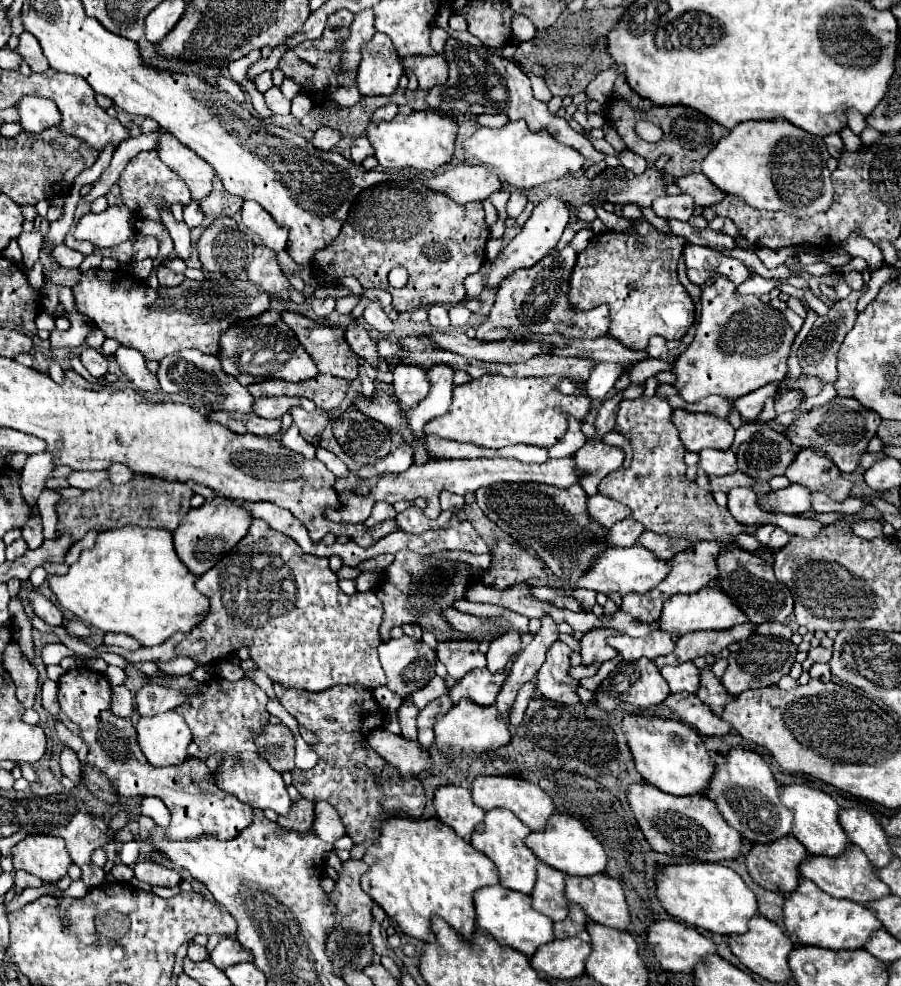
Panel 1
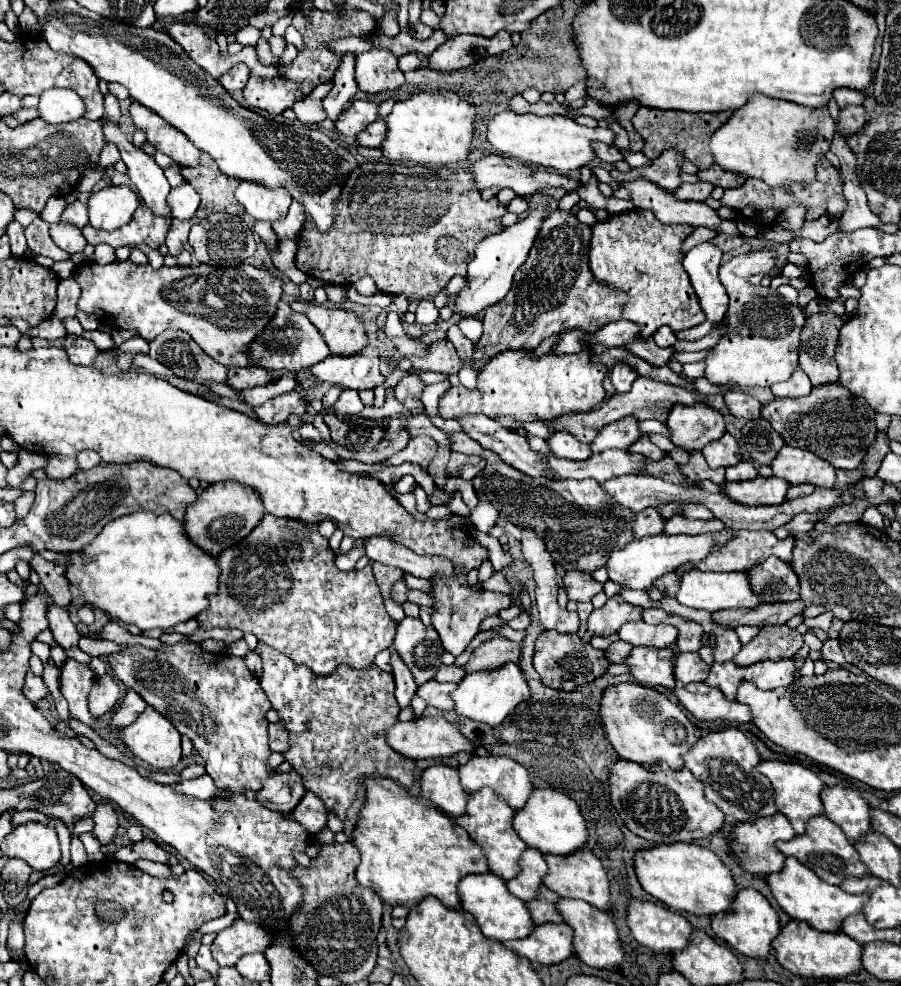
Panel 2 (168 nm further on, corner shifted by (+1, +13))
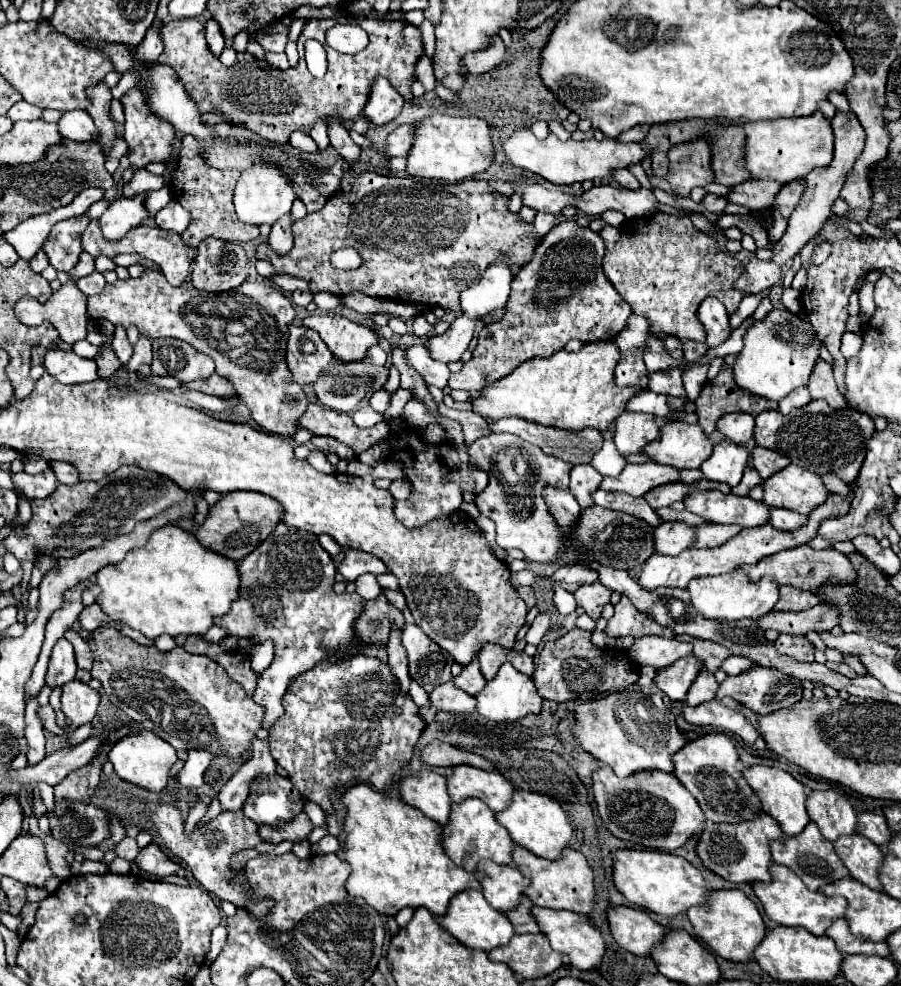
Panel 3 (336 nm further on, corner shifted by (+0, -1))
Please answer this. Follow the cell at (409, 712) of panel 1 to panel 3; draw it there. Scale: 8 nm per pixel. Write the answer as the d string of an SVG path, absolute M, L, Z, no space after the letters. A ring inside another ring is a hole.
M394 624L392 626L392 632L390 632L390 638L388 638L388 664L394 672L394 676L398 678L398 684L400 684L400 690L402 692L408 692L408 684L410 684L410 674L408 674L408 658L406 658L406 650L402 646L402 632L400 628Z

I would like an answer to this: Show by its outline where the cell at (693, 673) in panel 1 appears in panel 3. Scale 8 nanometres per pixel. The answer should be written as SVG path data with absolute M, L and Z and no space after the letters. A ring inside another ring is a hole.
M702 670L686 694L686 704L698 706L702 702L710 702L710 700L714 700L716 690L718 690L718 682L716 682L714 674L708 670Z

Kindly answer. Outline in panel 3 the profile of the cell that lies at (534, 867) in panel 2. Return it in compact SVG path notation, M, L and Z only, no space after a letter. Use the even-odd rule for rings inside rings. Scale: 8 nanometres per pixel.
M478 862L476 878L482 884L482 894L488 904L500 912L516 908L528 884L514 866L500 866L496 862Z

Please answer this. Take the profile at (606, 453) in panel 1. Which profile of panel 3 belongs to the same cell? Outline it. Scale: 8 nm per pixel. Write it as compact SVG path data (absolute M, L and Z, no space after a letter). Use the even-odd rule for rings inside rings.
M622 412L616 420L614 444L620 454L638 454L638 450L658 438L660 428L654 422L654 414Z

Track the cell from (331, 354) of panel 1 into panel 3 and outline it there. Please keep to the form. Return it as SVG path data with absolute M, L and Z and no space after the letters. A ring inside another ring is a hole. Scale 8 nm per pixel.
M312 314L304 318L302 324L316 330L324 338L330 352L342 362L362 360L366 350L378 344L374 328L366 328L338 314Z

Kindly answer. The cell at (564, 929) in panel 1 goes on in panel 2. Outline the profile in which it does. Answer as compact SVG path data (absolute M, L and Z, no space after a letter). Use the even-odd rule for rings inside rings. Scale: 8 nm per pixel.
M543 886L539 890L539 896L535 900L527 902L535 924L545 924L545 922L561 924L563 918L561 918L561 912L557 912L557 902L559 900L561 900L561 896L557 892L553 892L547 886Z

